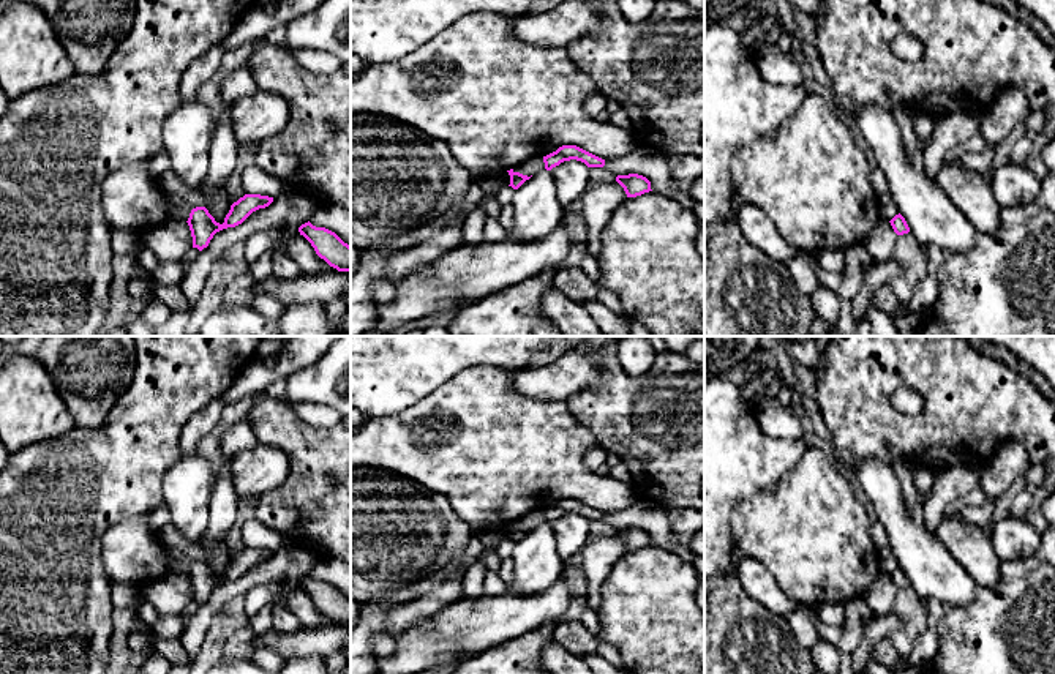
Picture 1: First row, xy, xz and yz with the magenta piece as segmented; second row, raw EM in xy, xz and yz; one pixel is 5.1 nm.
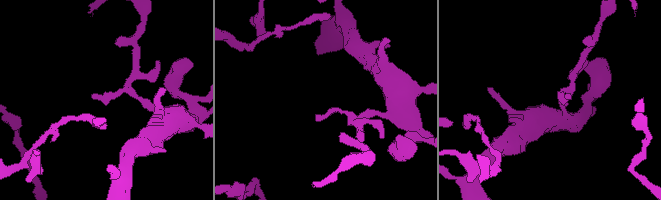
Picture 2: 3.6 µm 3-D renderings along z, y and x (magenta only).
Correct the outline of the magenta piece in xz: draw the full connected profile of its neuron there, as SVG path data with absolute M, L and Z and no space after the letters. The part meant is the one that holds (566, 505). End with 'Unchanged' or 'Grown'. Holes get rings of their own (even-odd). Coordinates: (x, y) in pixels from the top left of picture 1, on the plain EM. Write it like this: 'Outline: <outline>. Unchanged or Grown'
Outline: M562 499L556 505L543 510L545 522L551 524L564 515L576 513L584 516L588 521L603 521L605 513L576 500L576 499Z. Unchanged

